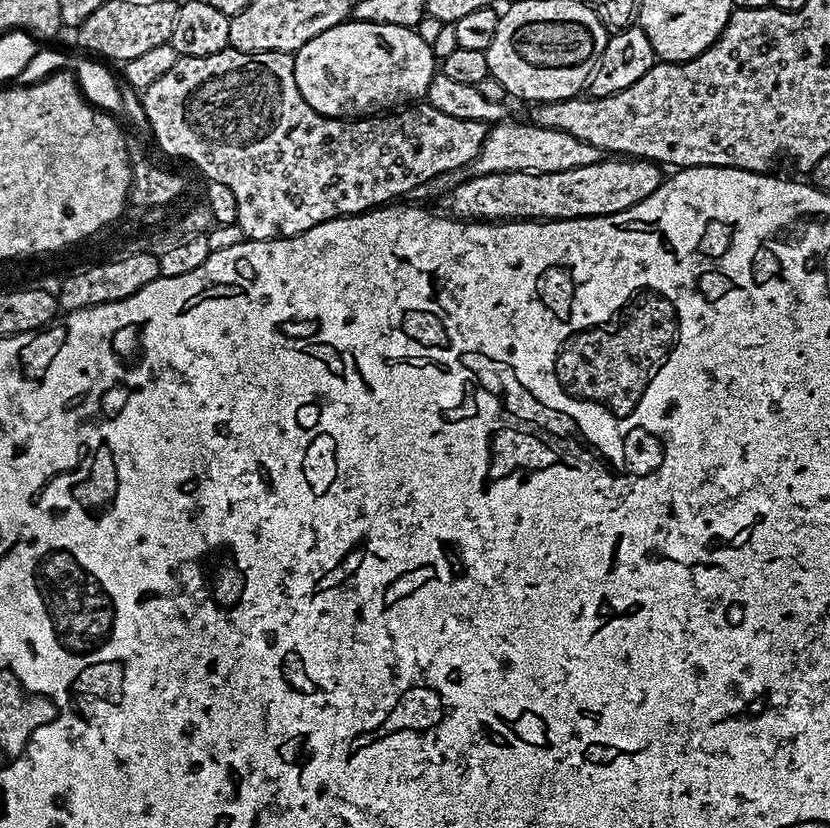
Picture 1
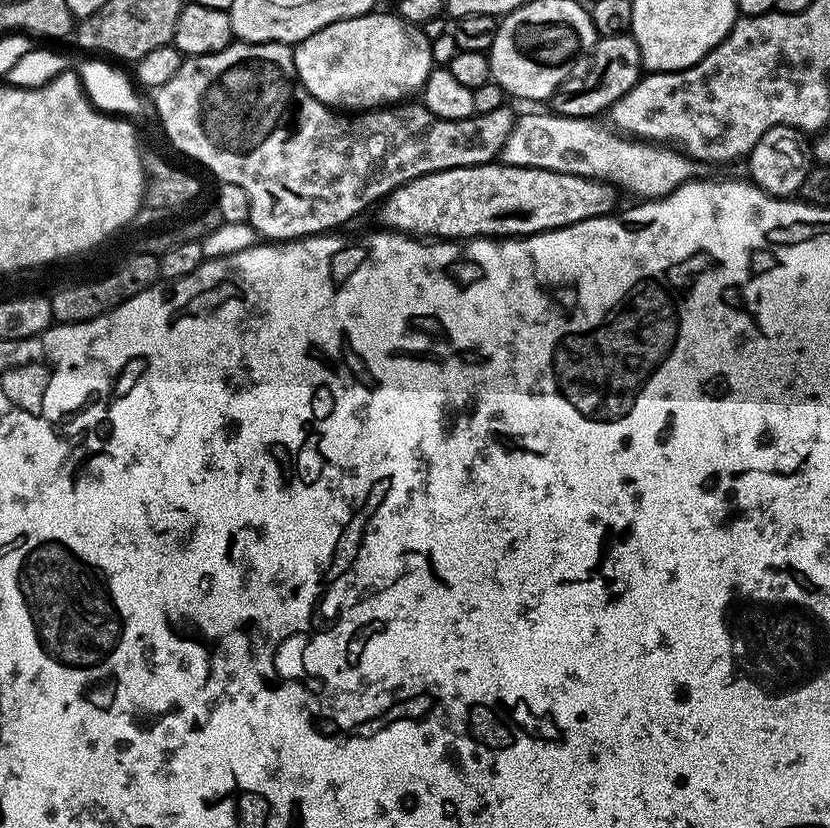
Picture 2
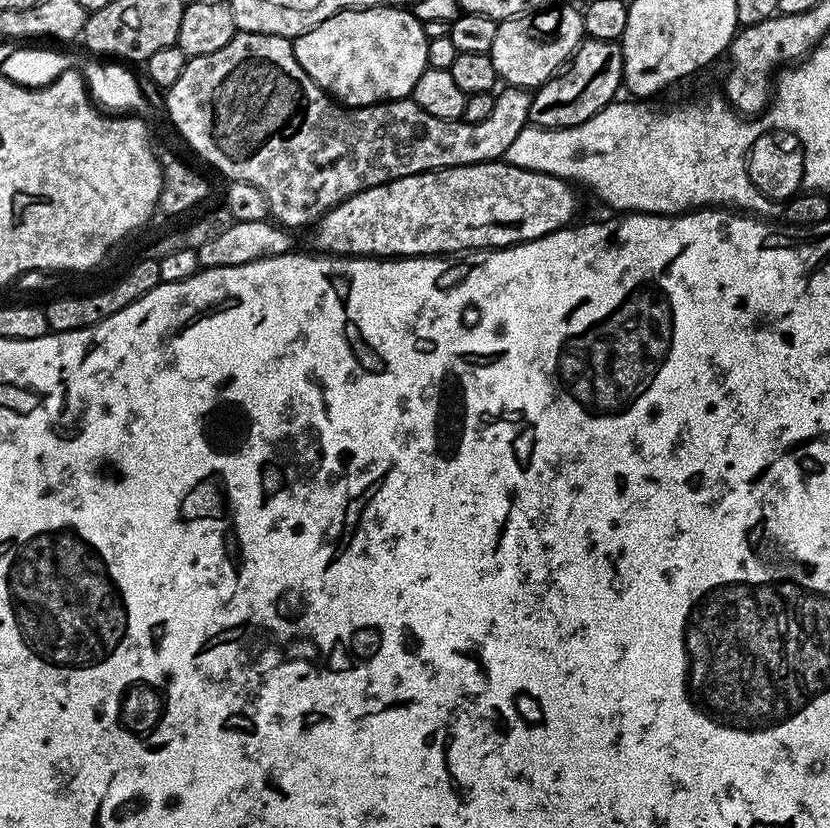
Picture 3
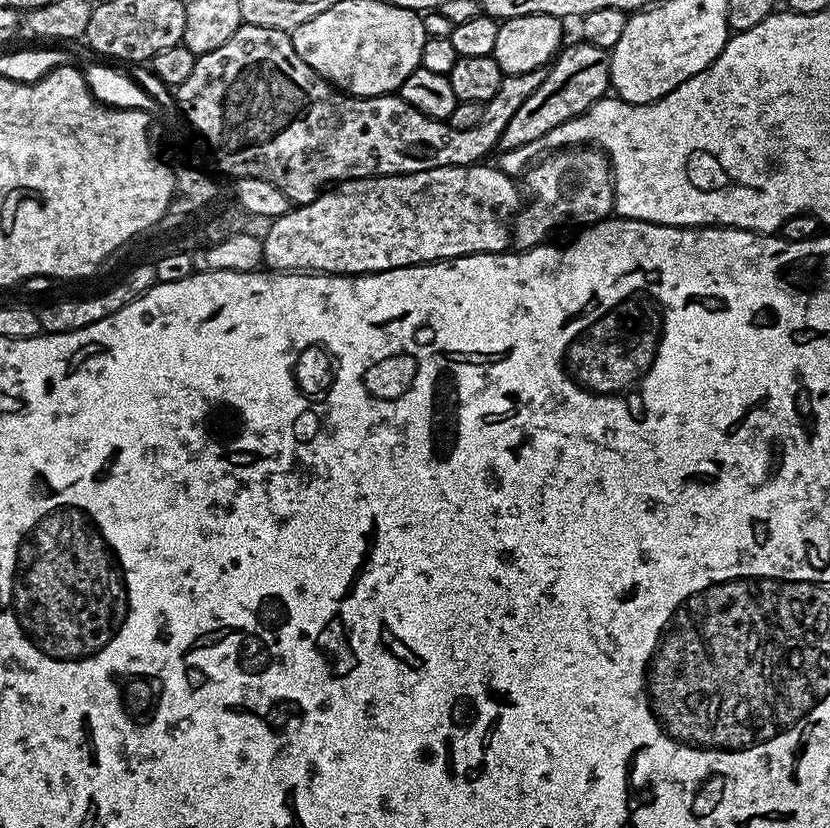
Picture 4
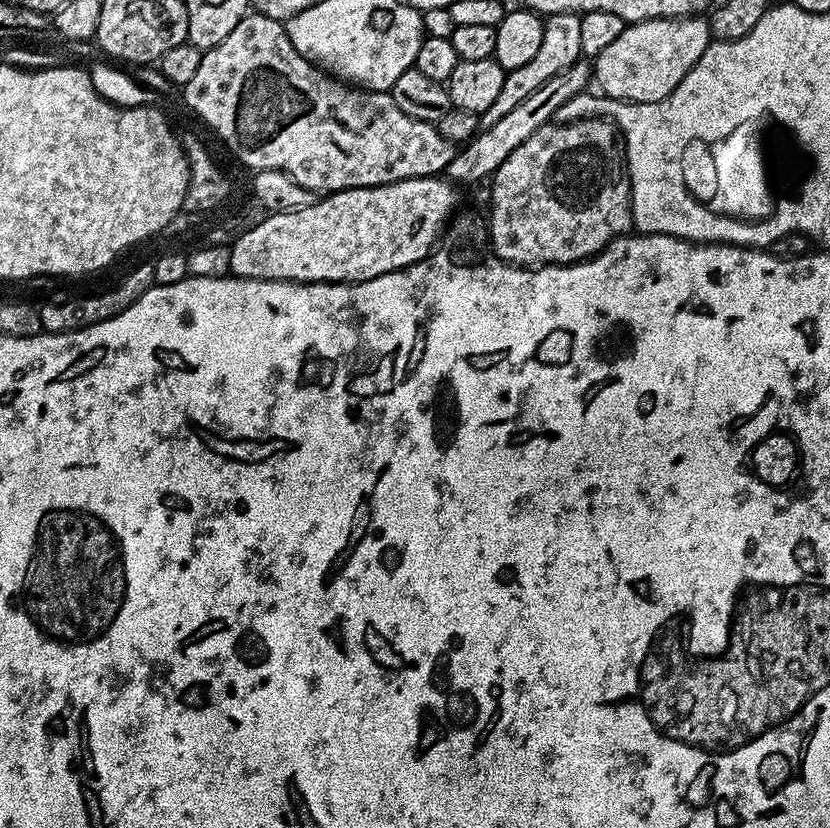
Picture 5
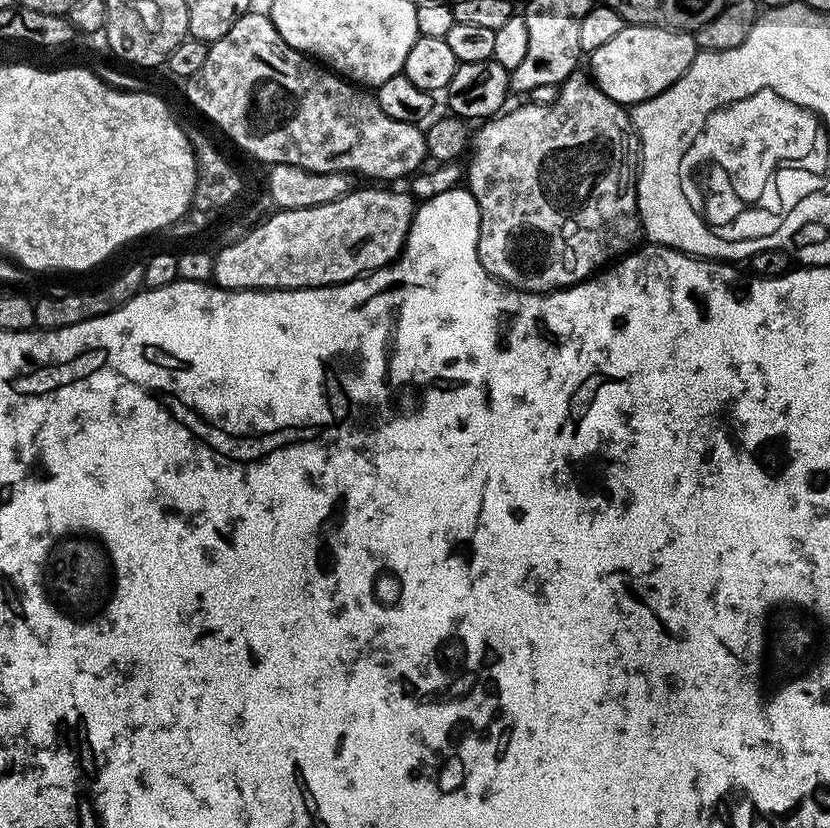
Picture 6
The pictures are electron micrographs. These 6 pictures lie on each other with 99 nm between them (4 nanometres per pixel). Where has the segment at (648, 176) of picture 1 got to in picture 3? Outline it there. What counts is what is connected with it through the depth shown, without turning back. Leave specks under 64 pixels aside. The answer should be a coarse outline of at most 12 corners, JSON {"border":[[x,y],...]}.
{"border":[[500,160],[328,209],[321,253],[464,254],[577,219],[571,183]]}

